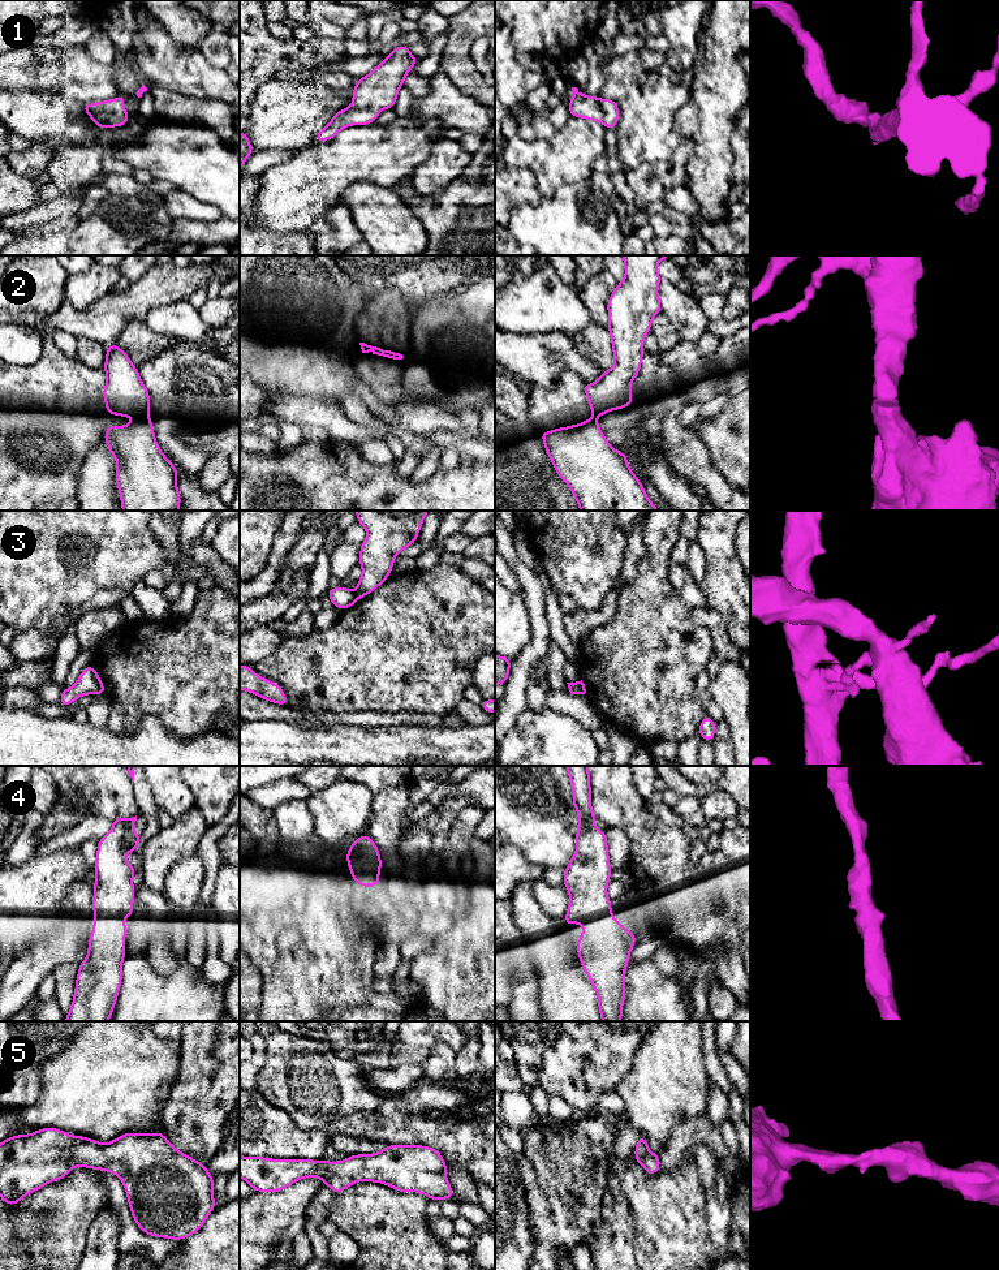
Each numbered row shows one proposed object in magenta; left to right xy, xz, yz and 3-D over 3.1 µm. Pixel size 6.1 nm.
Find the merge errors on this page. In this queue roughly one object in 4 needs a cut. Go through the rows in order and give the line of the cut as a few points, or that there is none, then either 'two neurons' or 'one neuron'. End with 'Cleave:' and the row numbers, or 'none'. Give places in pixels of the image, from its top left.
1: cut none; one neuron
2: cut xy (146, 416), (137, 418); two neurons
3: cut xz (353, 592), (357, 598); two neurons
4: cut none; one neuron
5: cut none; one neuron
Cleave: 2, 3

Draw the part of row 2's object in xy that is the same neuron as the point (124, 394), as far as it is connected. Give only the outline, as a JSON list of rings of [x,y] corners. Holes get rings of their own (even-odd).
[[[116,341],[107,346],[103,370],[107,383],[103,388],[107,414],[143,418],[150,412],[150,392],[138,369]]]

